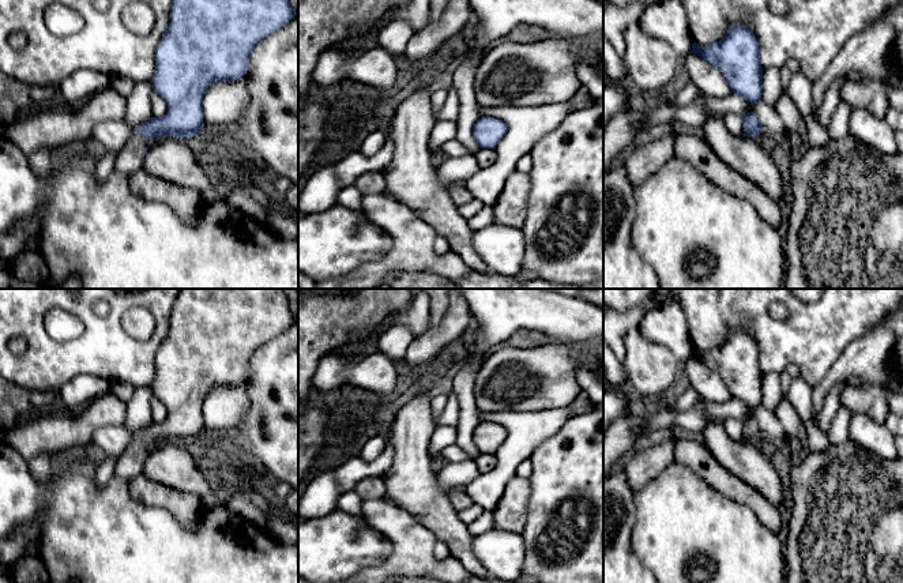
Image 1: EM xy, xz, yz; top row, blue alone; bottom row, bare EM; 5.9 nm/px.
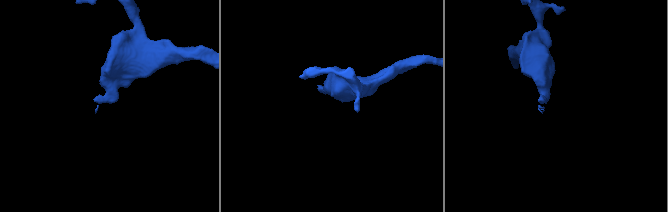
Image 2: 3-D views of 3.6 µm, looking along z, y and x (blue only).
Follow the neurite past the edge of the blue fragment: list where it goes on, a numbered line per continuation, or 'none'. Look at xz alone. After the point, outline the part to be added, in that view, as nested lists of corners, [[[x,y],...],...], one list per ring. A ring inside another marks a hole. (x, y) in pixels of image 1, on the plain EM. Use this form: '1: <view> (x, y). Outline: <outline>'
none

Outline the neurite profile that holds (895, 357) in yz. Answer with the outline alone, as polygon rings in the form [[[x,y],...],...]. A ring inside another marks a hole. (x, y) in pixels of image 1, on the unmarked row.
[[[903,338],[898,339],[888,353],[887,366],[903,373]]]

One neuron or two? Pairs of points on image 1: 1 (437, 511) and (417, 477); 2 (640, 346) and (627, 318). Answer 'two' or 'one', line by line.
1: one
2: two

